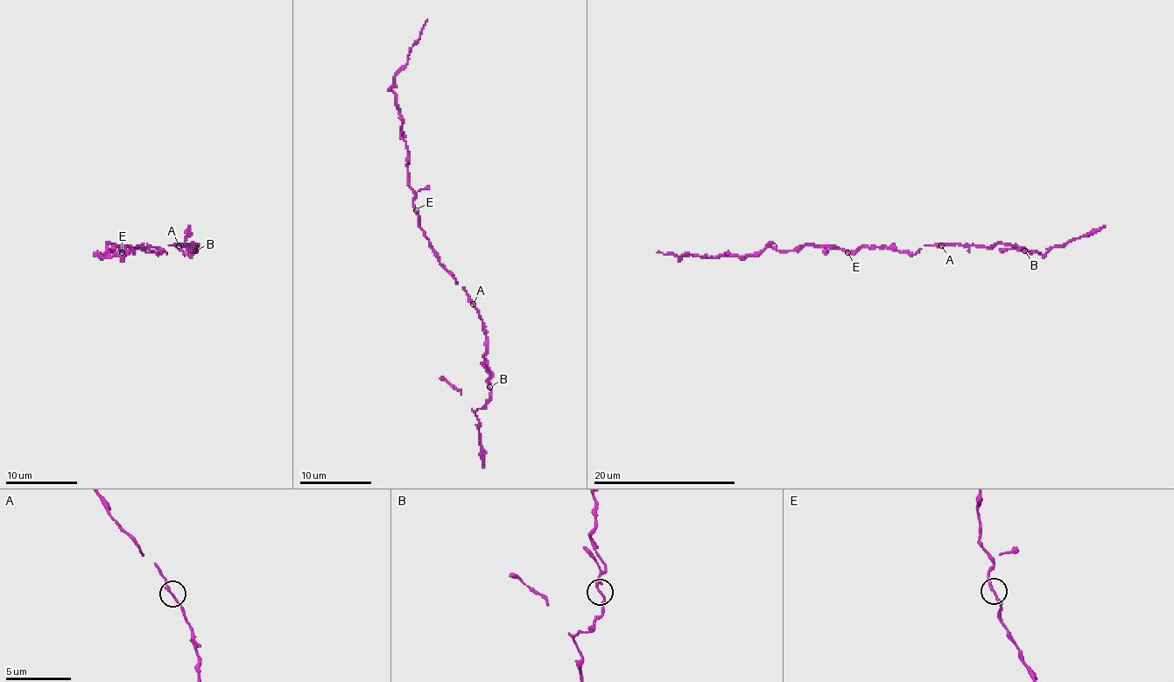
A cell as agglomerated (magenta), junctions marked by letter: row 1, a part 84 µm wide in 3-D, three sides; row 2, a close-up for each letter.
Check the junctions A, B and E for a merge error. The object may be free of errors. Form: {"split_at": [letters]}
{"split_at": []}

